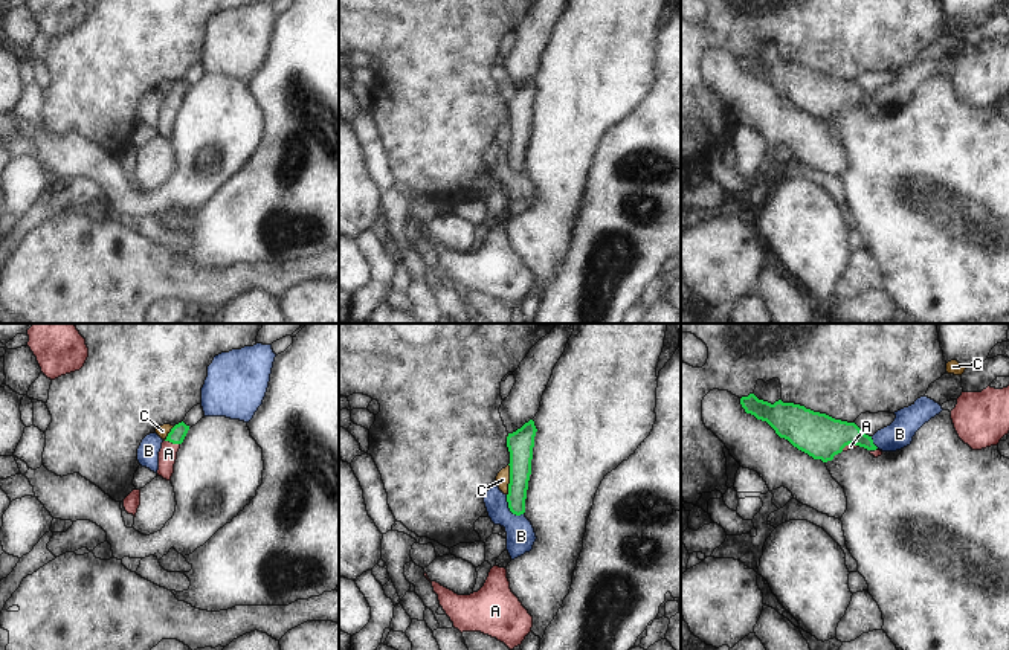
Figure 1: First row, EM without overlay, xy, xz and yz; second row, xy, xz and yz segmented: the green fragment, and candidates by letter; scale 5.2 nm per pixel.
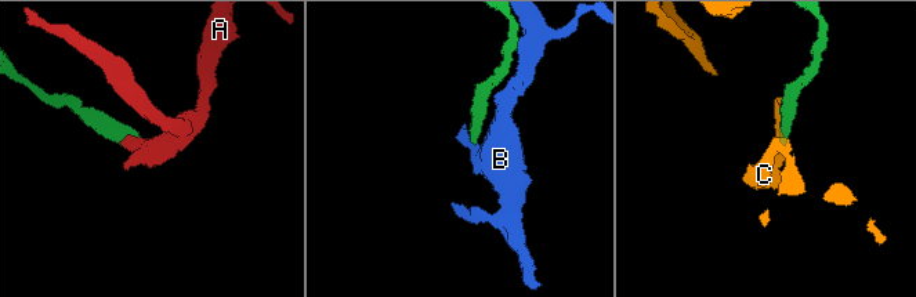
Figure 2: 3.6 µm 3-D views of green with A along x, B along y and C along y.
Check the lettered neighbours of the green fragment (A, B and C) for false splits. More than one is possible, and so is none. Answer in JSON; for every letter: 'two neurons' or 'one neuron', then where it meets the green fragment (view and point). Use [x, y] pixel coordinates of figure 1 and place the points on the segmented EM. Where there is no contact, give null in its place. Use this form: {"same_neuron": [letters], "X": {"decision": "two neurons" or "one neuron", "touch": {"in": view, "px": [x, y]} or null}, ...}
{"same_neuron": ["A"], "A": {"decision": "one neuron", "touch": {"in": "xy", "px": [171, 441]}}, "B": {"decision": "two neurons", "touch": {"in": "xz", "px": [509, 507]}}, "C": {"decision": "two neurons", "touch": {"in": "xz", "px": [510, 479]}}}

